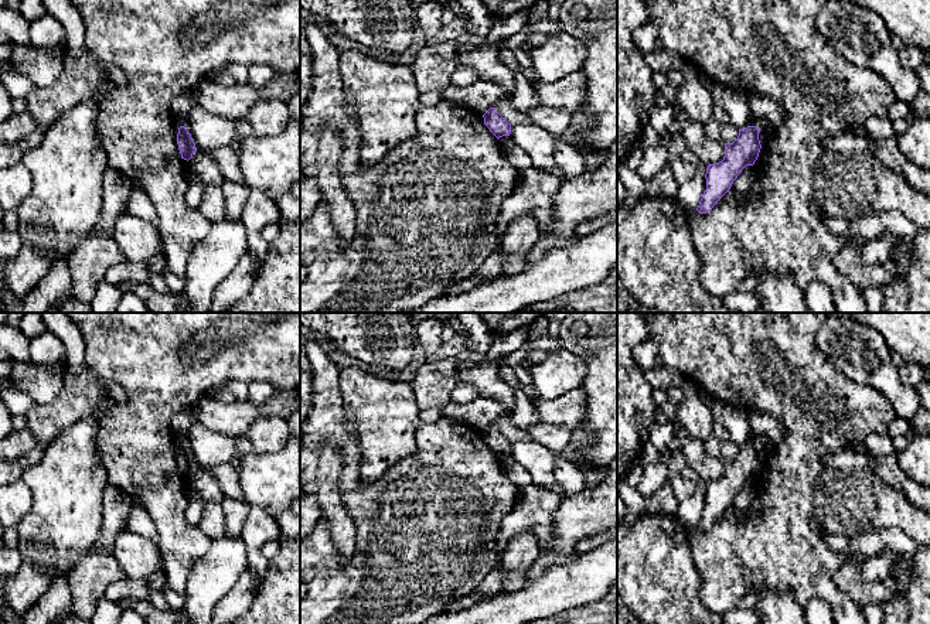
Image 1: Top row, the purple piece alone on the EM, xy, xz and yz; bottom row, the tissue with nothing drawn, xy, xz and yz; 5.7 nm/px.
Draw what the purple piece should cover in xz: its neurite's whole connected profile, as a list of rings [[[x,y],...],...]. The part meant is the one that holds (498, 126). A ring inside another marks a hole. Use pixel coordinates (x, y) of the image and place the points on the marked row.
[[[490,108],[484,115],[484,125],[490,129],[490,132],[497,137],[510,136],[511,125],[495,110],[495,108]]]

